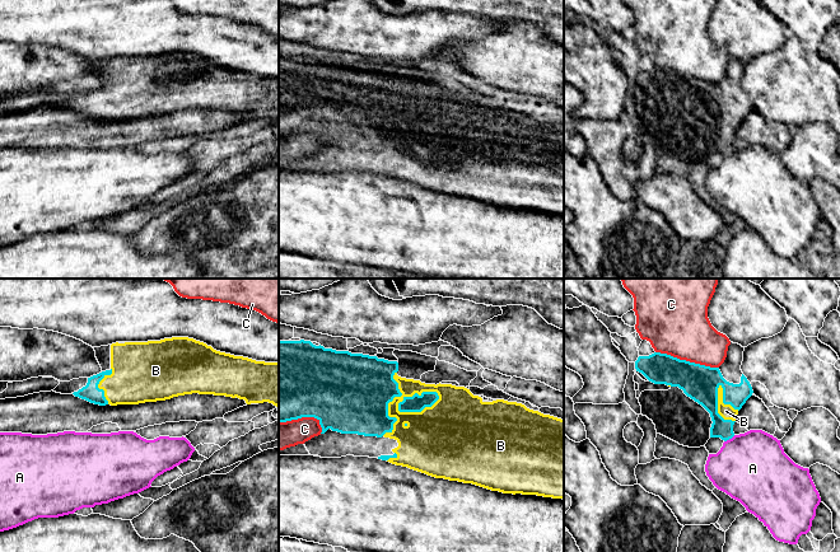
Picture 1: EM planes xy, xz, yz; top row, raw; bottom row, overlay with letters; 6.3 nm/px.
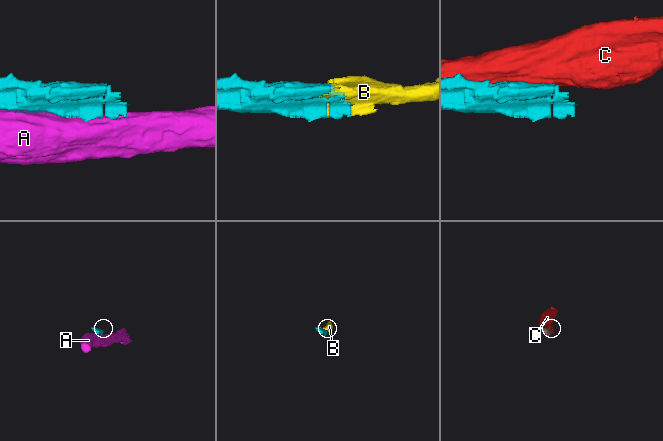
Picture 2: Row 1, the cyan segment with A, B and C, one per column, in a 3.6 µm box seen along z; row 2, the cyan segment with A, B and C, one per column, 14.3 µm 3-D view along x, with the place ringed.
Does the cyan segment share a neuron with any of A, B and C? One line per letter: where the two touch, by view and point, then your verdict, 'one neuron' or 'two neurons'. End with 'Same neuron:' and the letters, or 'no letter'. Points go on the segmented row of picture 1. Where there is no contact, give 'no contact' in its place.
A: yz (729, 438) | two neurons
B: xz (393, 397) | one neuron
C: yz (687, 361) | two neurons
Same neuron: B

